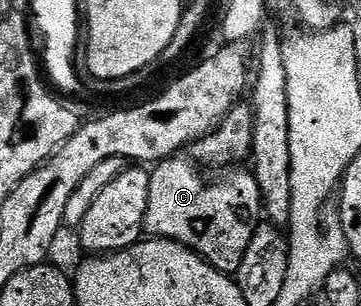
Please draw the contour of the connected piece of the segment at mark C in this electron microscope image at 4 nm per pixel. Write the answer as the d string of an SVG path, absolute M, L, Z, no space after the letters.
M179 154L153 165L148 182L148 214L144 218L147 237L171 240L192 249L197 256L218 272L236 274L248 242L263 223L264 211L260 186L253 171L226 170L221 173L222 184L209 184L201 176L193 159Z

